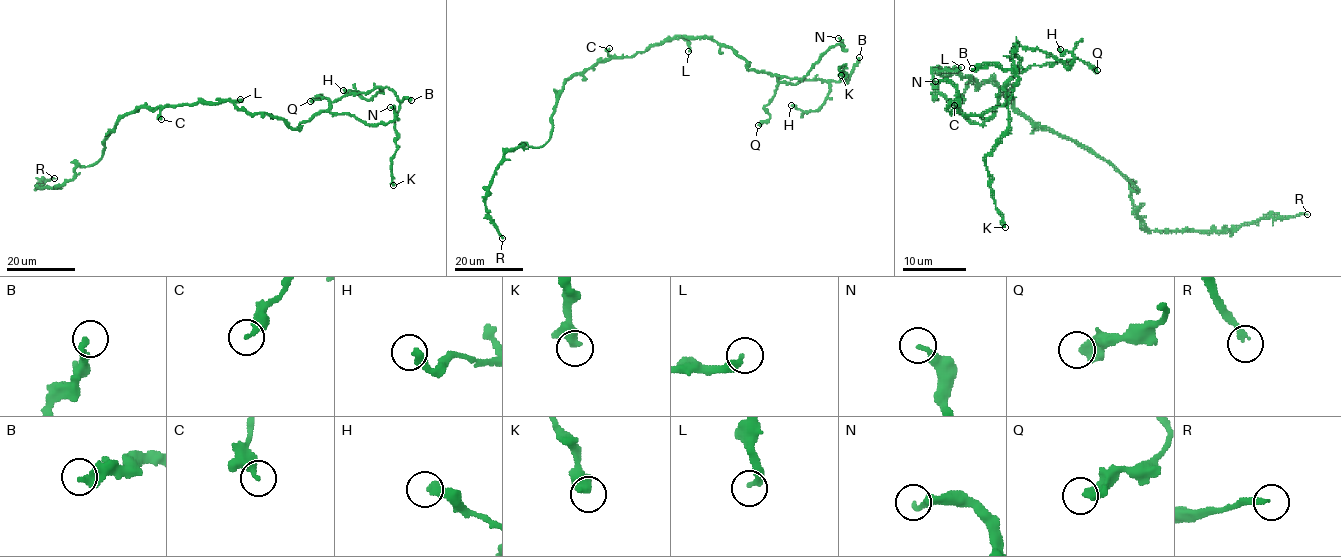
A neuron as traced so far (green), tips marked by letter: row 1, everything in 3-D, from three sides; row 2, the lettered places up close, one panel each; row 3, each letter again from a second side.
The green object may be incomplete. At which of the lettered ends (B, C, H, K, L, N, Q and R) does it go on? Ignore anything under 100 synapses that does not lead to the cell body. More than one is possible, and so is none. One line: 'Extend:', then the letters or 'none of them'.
Extend: R

